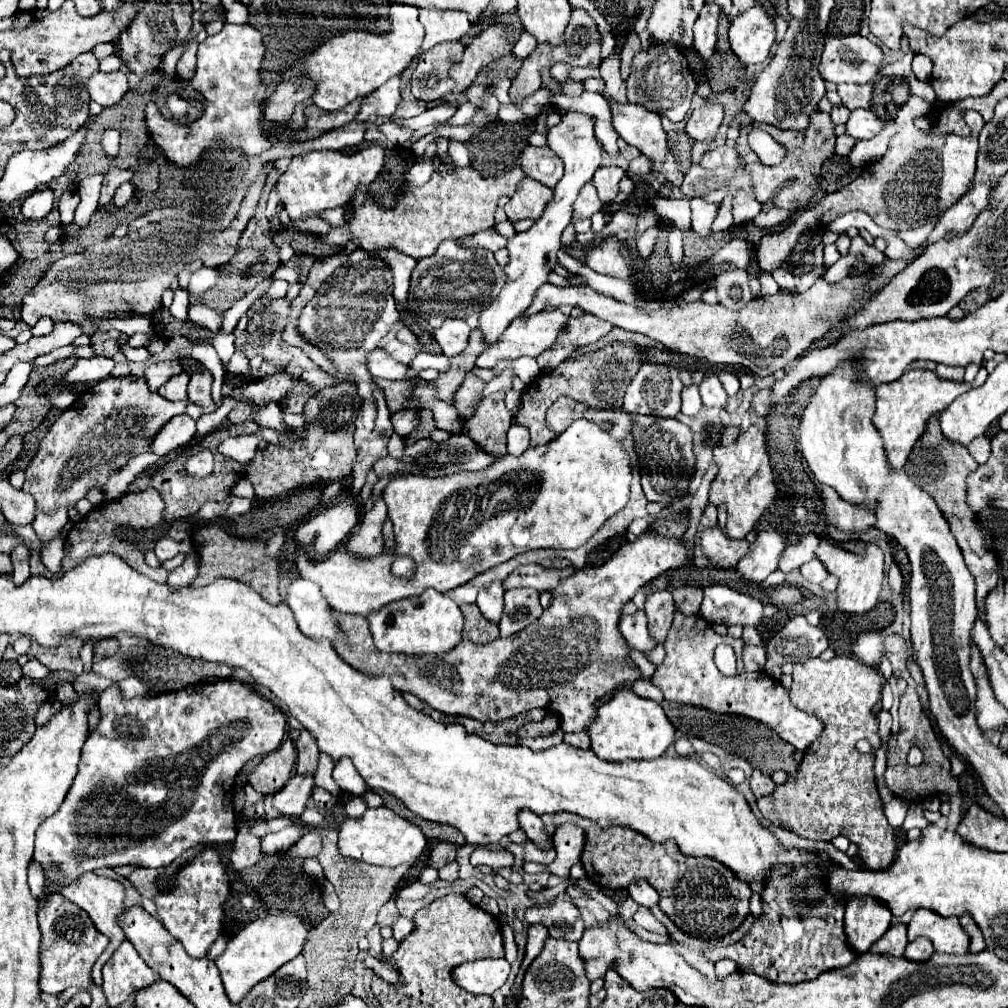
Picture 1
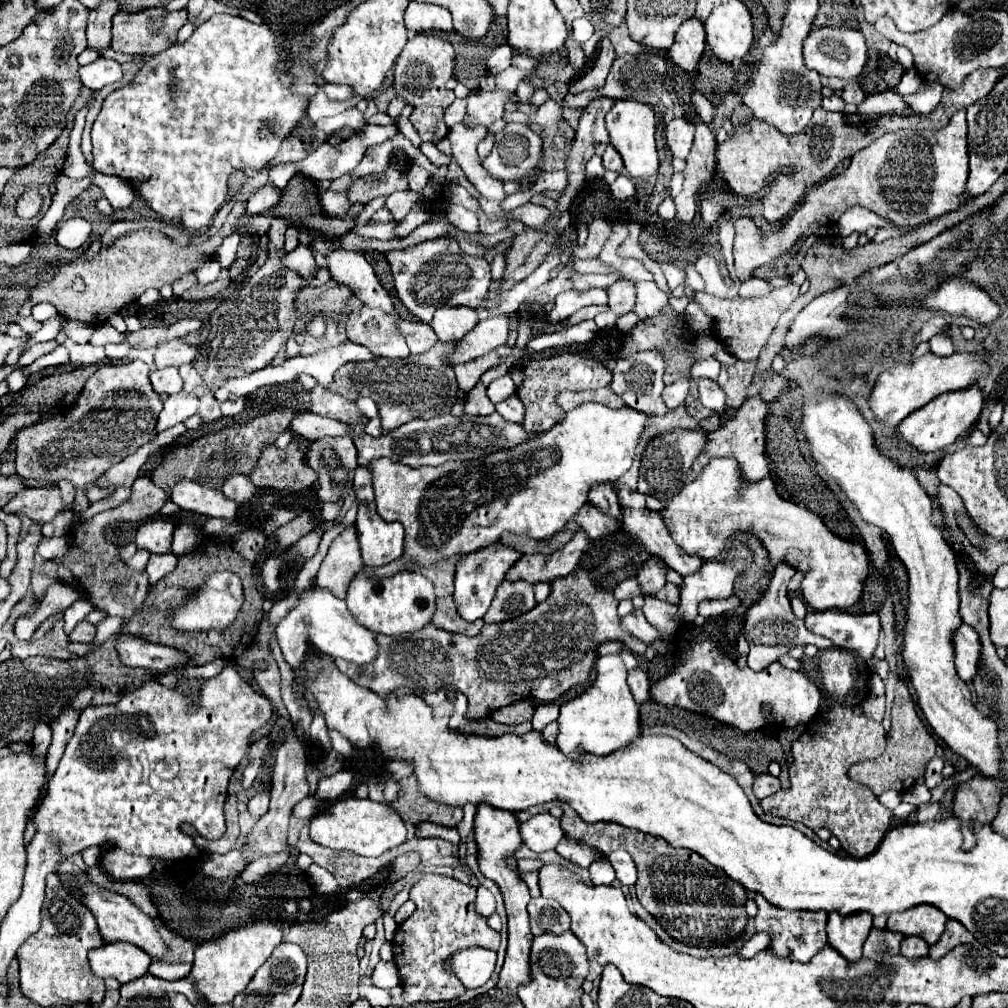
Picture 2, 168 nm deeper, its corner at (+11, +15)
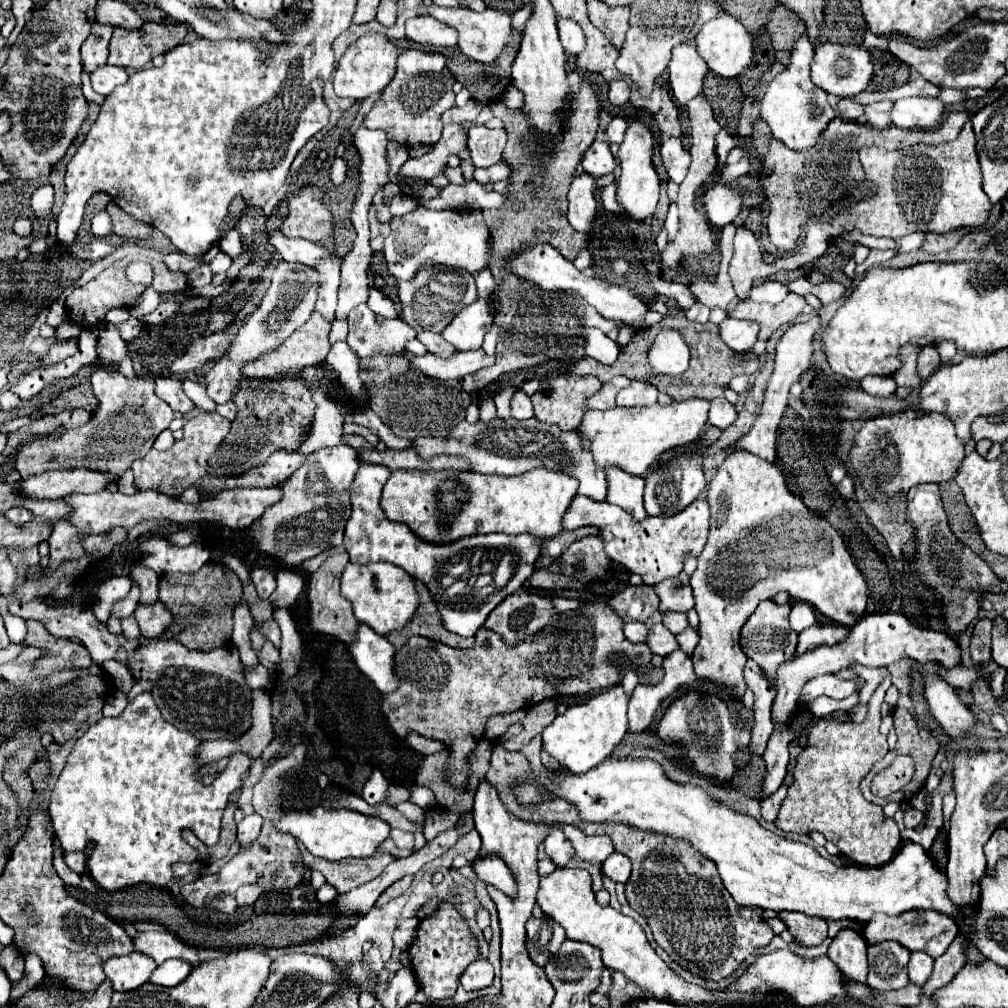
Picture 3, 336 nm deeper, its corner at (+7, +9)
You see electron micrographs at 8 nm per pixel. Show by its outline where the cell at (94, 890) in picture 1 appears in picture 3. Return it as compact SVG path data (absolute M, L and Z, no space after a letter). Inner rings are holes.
M137 932L131 940L137 952L151 956L157 964L163 964L169 958L181 958L191 962L193 966L199 964L197 950L183 944L171 932Z

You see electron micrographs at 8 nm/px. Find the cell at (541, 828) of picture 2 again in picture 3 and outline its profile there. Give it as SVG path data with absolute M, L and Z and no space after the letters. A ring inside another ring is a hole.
M551 826L547 838L543 840L543 846L545 846L545 852L547 856L557 864L557 866L565 866L571 856L573 856L573 848L571 848L571 842L565 838L565 832L561 826Z

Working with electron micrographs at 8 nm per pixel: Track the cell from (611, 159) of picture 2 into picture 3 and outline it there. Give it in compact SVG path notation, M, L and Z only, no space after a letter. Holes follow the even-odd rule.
M595 140L591 144L591 148L583 154L581 164L583 164L585 172L591 176L605 176L617 168L617 162L609 150L609 144L601 142L601 140Z

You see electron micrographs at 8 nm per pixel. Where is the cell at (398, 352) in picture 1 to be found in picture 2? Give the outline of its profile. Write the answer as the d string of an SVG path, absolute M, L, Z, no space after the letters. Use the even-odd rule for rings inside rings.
M399 318L397 320L397 326L403 332L411 354L425 352L425 350L433 348L433 344L439 342L439 338L435 336L435 332L425 322L409 322L409 320L401 320Z

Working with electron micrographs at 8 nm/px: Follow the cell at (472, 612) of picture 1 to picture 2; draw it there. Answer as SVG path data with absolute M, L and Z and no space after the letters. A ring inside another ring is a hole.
M451 596L437 598L437 610L431 624L435 624L441 630L447 630L453 634L465 634L465 636L477 636L479 630L483 628L483 620L475 620L475 622L461 620Z

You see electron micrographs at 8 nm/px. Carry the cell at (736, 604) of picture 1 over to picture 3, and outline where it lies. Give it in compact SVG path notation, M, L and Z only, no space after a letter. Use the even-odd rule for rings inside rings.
M607 470L607 482L609 482L609 494L607 502L621 506L625 512L629 512L637 522L647 518L647 512L643 508L643 478L627 474L623 470Z

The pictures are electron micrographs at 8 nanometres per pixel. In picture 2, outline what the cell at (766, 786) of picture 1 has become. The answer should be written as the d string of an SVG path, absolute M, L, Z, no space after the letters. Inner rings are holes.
M761 774L761 776L757 776L757 778L755 778L755 784L753 784L753 792L755 792L757 800L763 800L763 798L775 794L779 788L781 788L779 780L777 780L775 776L771 776L771 774Z

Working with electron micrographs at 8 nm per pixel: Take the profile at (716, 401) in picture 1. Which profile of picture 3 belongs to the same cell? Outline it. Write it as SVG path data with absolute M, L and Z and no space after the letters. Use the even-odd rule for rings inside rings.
M715 398L711 400L709 408L709 422L721 430L725 430L729 424L733 424L737 418L737 410L733 404L729 404L725 398Z

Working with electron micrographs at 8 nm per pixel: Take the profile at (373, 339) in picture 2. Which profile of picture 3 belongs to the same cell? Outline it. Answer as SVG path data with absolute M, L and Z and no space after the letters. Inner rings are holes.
M367 304L357 306L349 314L347 344L359 358L369 358L373 354L403 356L407 352L407 342L415 336L417 332L401 318L377 322L375 312L371 312Z

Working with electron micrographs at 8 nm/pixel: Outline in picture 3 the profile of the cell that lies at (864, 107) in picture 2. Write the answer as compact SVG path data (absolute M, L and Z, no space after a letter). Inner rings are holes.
M901 98L891 108L891 120L899 128L933 128L939 124L945 104L935 98Z

